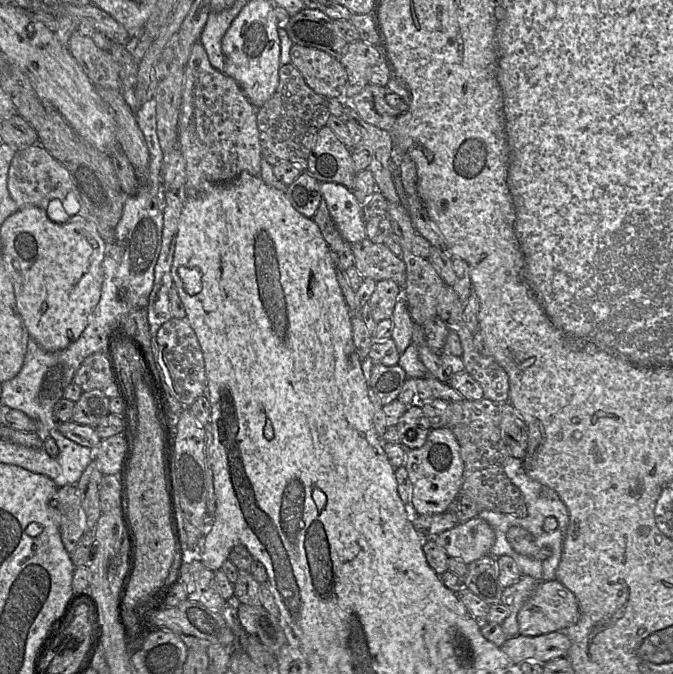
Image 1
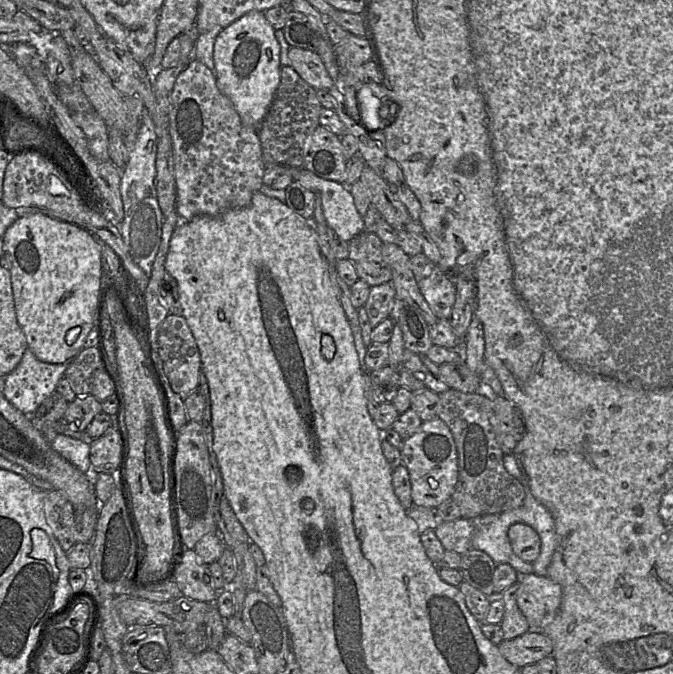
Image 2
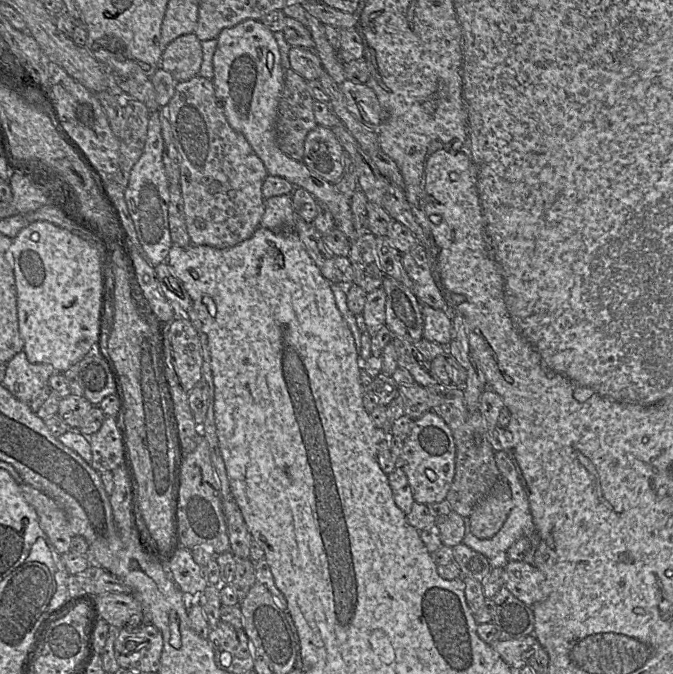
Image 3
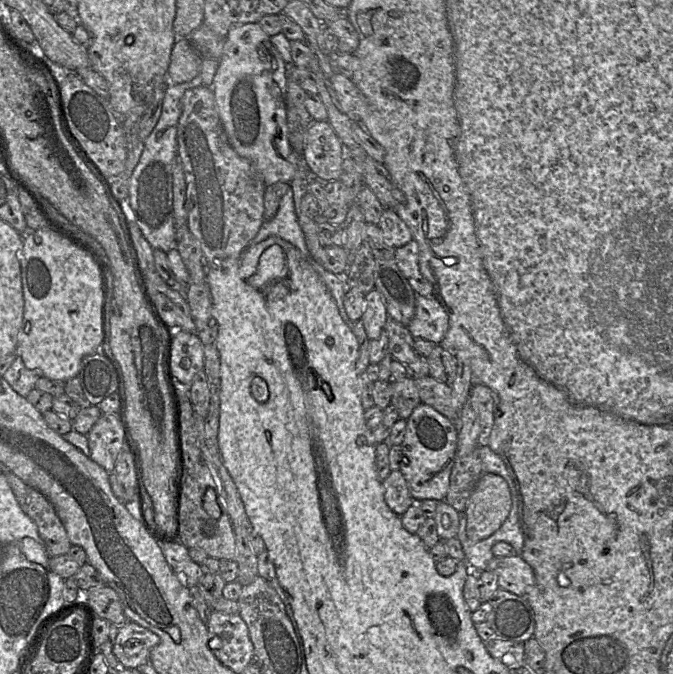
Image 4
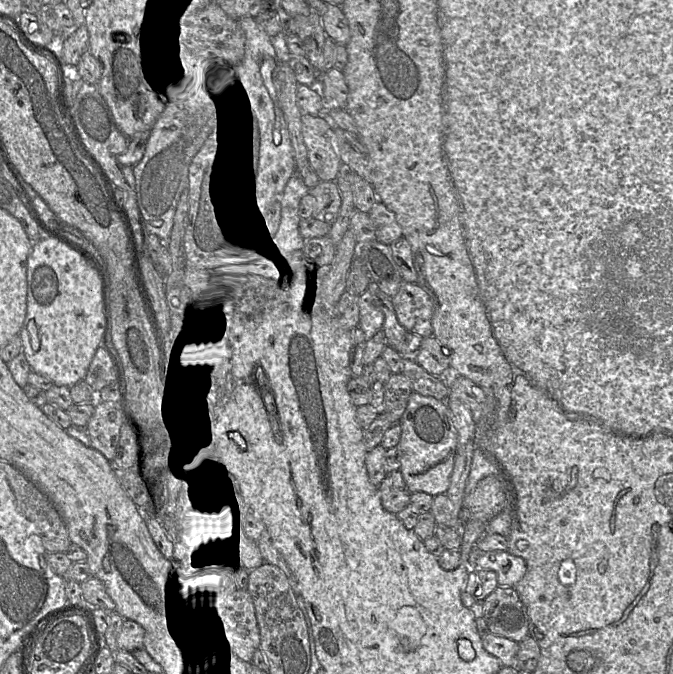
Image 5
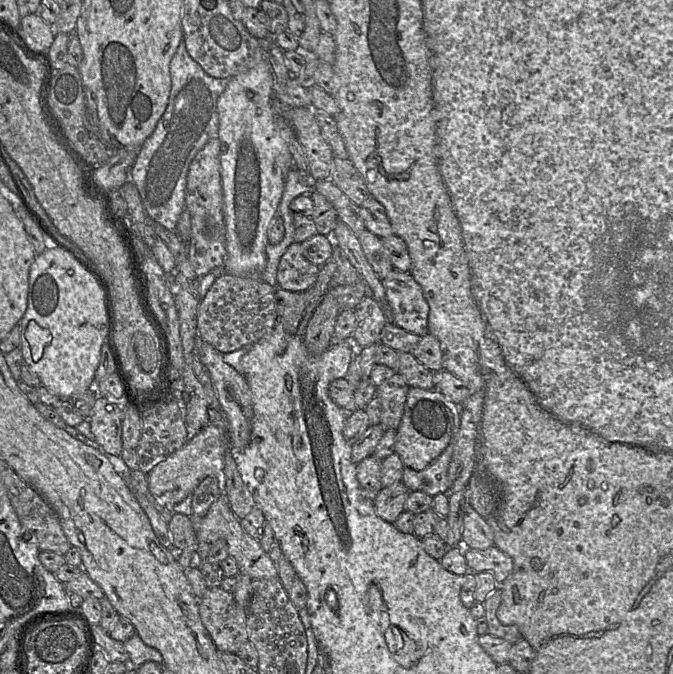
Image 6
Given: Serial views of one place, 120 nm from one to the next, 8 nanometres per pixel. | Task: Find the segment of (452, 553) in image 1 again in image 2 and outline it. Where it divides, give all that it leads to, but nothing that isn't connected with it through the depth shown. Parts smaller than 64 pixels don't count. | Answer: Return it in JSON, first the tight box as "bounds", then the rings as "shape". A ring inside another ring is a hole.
{"bounds":[434,518,474,555],"shape":[[[459,518],[443,522],[434,531],[445,550],[461,555],[471,549],[474,526],[469,519]]]}

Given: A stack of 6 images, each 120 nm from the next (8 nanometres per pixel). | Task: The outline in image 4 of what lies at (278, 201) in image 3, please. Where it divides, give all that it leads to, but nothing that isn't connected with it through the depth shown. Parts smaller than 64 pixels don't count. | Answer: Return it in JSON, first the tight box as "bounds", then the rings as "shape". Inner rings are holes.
{"bounds":[249,188,310,259],"shape":[[[290,188],[282,196],[276,215],[271,220],[263,222],[249,245],[260,243],[271,236],[277,236],[295,246],[305,259],[310,257],[303,231],[298,223],[293,192]]]}

